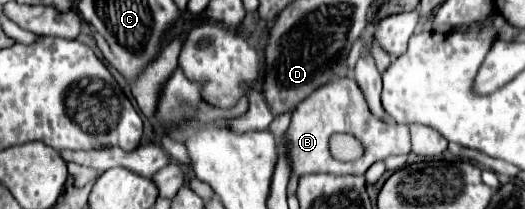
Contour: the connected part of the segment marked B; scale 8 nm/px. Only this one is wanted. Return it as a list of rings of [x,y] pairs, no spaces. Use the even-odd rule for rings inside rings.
[[[353,78],[333,80],[315,90],[309,98],[305,98],[291,114],[291,124],[285,132],[285,138],[287,138],[287,156],[291,160],[291,176],[297,178],[315,172],[327,172],[335,176],[365,174],[365,170],[377,160],[411,152],[407,126],[397,122],[383,122],[371,116],[363,100],[363,92],[359,90]]]

